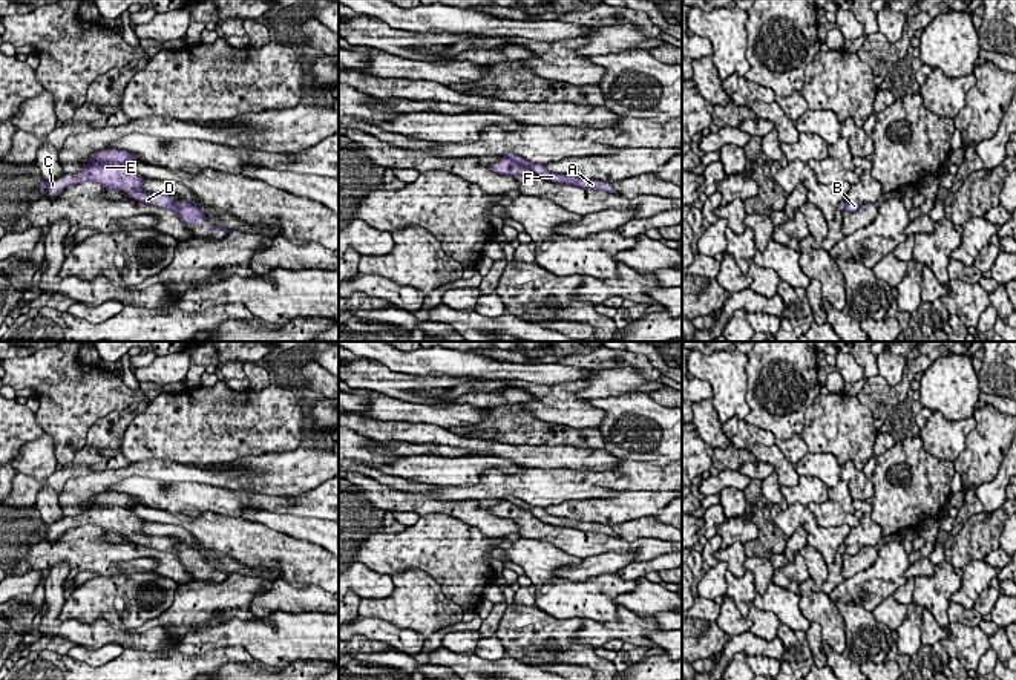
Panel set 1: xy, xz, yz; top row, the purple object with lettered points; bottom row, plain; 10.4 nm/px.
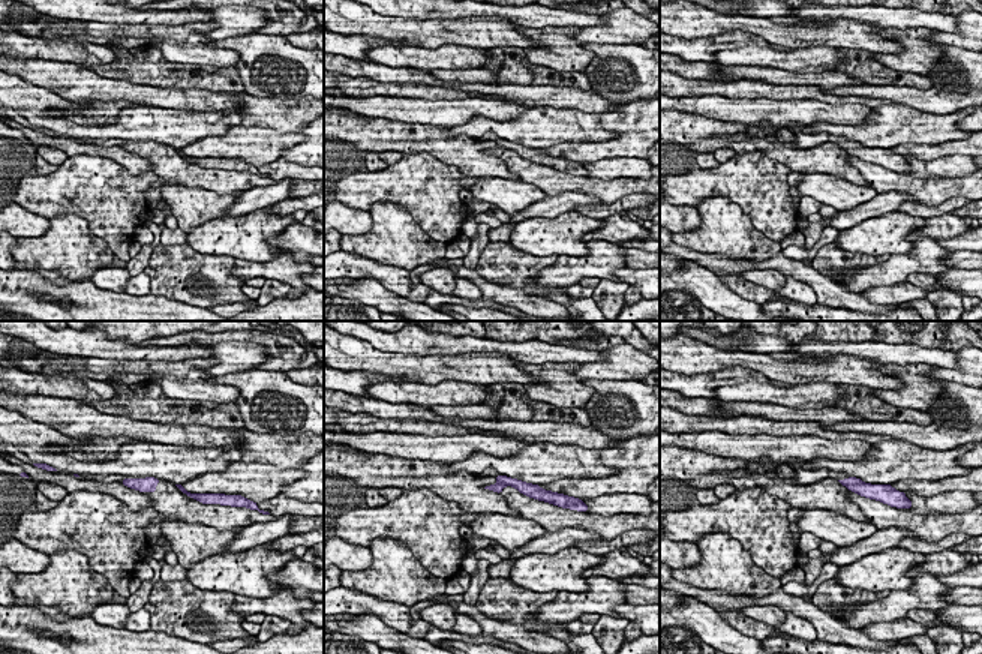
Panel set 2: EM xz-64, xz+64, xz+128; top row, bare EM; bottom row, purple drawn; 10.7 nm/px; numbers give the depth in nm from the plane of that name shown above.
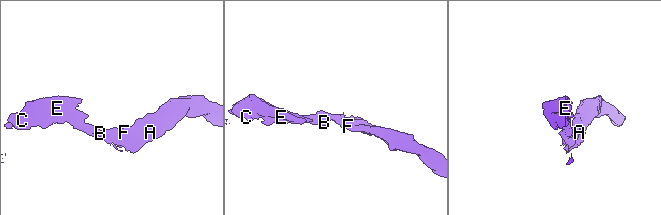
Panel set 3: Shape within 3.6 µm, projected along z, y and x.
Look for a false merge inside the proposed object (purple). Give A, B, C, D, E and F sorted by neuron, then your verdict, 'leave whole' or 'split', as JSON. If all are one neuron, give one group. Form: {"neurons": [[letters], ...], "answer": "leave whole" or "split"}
{"neurons": [["A", "F"], ["B", "C", "D", "E"]], "answer": "split"}

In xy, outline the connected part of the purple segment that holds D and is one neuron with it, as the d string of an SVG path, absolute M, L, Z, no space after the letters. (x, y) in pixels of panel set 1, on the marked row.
M120 149L95 152L90 155L90 164L77 172L77 179L61 176L60 179L64 182L63 185L55 184L54 181L48 184L41 179L40 195L44 195L46 187L52 191L52 196L58 196L66 185L98 182L106 188L106 191L123 188L135 201L176 211L176 205L172 202L169 195L155 195L141 190L141 184L146 178L129 168L133 161L138 161L138 158Z

